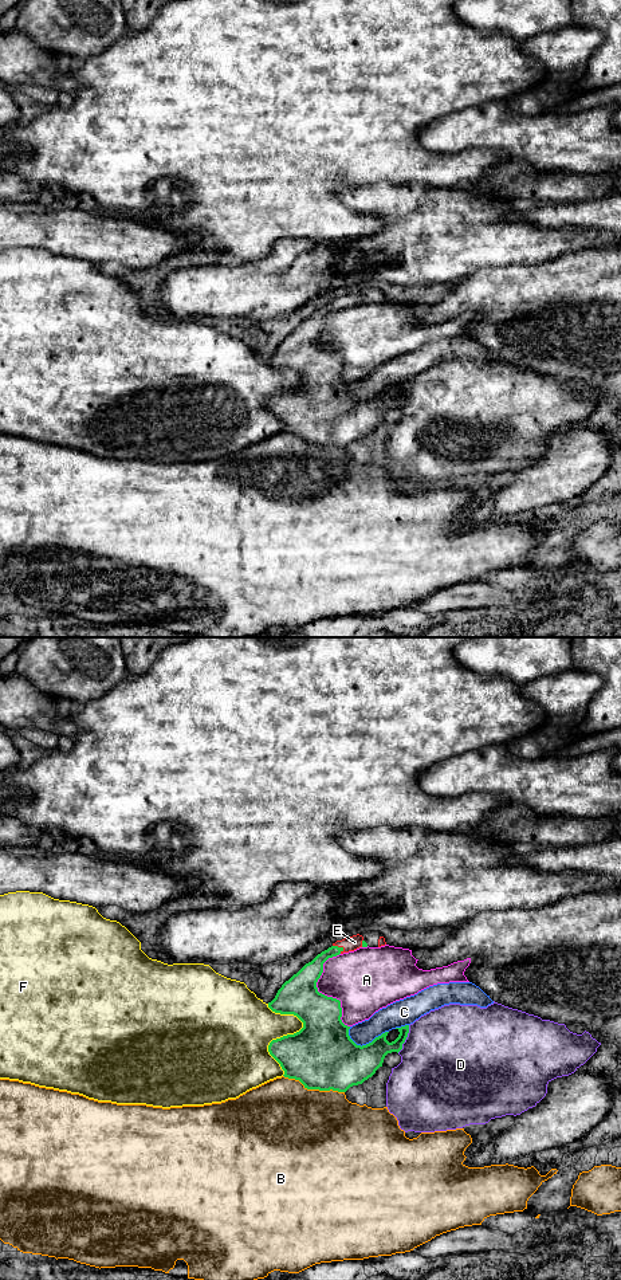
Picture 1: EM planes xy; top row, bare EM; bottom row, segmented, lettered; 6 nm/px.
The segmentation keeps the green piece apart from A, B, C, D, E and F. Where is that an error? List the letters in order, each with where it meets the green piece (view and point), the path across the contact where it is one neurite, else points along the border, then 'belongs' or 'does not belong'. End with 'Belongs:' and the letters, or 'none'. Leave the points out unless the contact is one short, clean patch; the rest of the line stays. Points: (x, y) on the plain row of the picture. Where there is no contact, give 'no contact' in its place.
A: xy (321, 349) | does not belong
B: xy (314, 444) | does not belong
C: xy (369, 399) | does not belong
D: xy (405, 395) | does not belong
E: xy (337, 302) | across xy (310, 329), (337, 302), (354, 298) | belongs
F: xy (290, 391) | does not belong
Belongs: E

